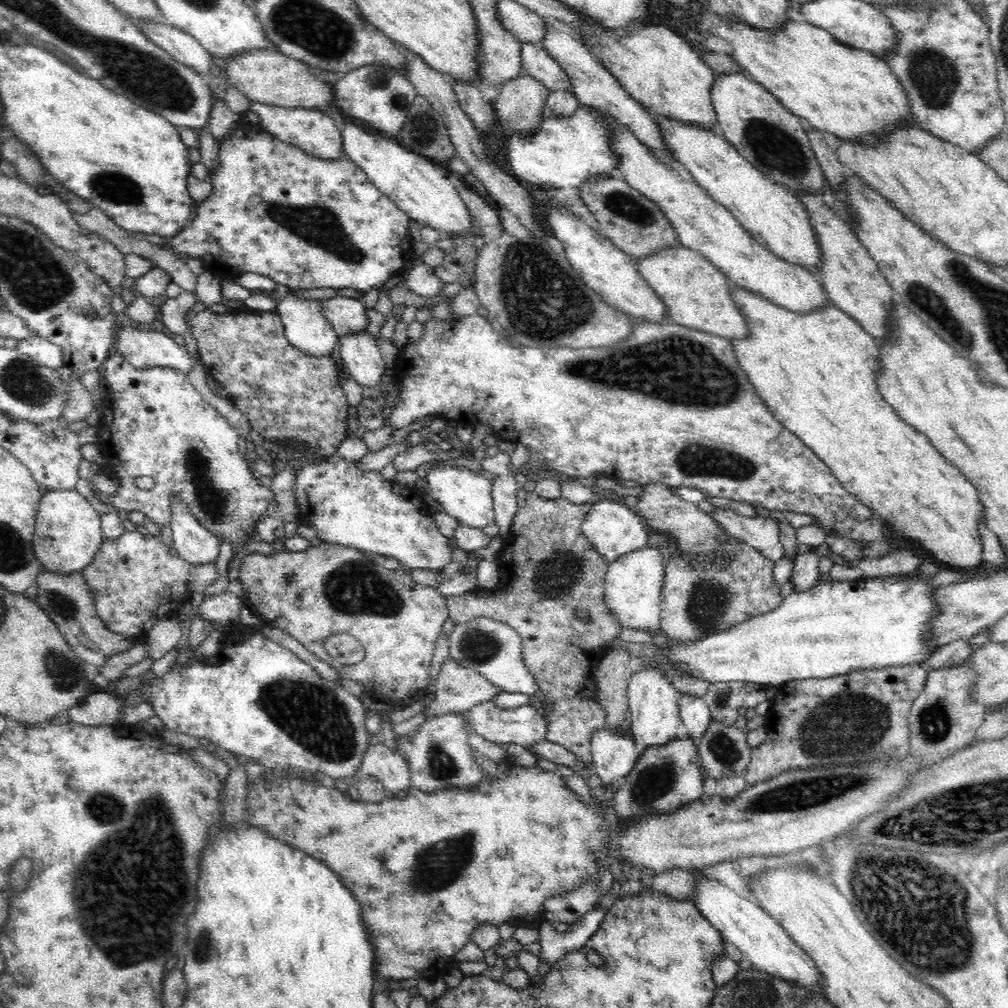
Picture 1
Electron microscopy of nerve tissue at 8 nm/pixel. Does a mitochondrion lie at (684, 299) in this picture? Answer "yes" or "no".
no

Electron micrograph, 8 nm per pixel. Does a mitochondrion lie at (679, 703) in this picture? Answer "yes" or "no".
no

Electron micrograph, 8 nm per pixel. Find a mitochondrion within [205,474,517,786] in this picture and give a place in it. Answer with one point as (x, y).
(312, 715)

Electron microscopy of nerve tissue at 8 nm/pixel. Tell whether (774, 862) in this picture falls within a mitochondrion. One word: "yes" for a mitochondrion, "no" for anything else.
no

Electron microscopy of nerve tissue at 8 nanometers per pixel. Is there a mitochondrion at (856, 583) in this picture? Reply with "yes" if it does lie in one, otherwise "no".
no

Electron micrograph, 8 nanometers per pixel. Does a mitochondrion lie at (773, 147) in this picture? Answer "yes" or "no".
yes

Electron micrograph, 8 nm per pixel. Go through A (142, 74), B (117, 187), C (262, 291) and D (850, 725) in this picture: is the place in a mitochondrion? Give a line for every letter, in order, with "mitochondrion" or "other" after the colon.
A: mitochondrion
B: mitochondrion
C: other
D: mitochondrion

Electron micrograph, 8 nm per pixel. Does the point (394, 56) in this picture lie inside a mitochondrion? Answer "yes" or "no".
no

